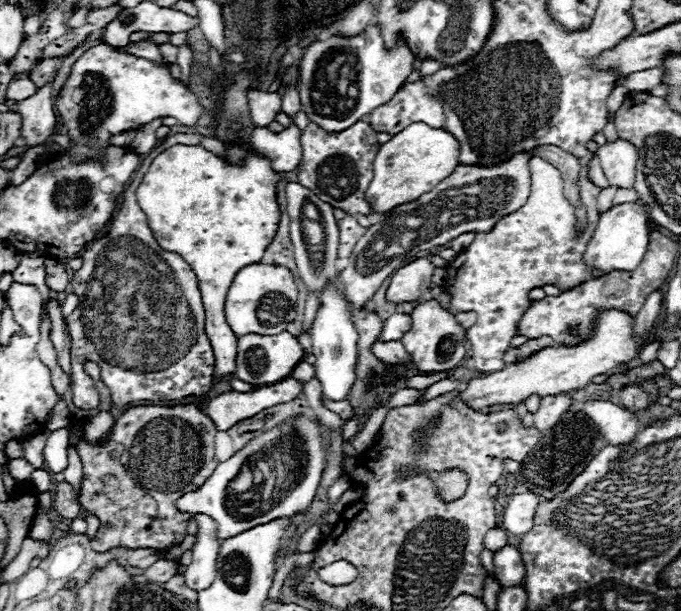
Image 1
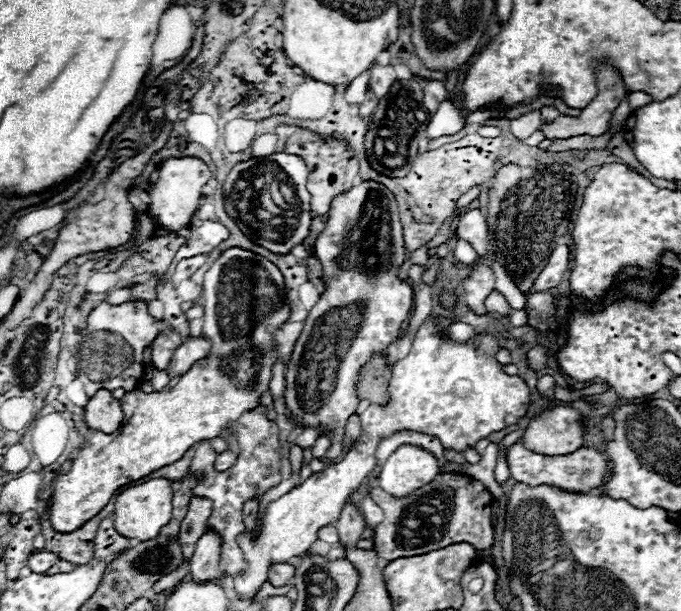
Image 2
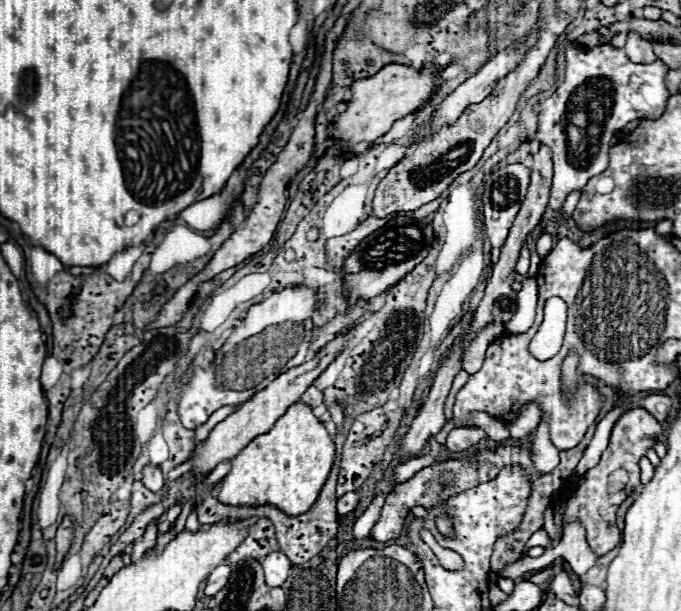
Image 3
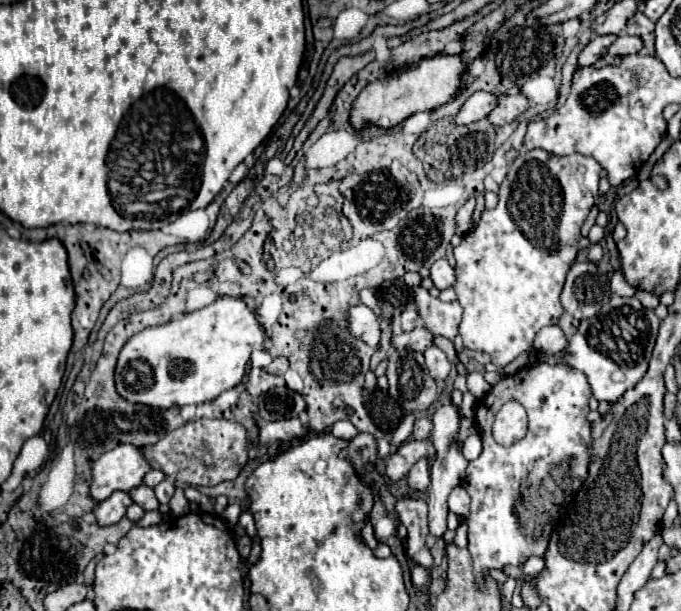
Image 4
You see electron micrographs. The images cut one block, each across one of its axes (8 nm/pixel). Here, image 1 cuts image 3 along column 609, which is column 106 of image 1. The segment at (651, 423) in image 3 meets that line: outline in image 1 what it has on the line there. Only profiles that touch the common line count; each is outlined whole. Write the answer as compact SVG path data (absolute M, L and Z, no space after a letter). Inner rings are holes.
M194 404L188 406L136 406L126 410L114 424L112 438L106 446L90 446L84 440L78 444L78 456L84 464L84 482L80 504L96 514L100 530L92 540L92 550L108 552L124 546L154 548L164 552L178 546L188 536L190 514L174 508L174 502L184 494L200 488L212 474L218 460L214 456L216 426ZM136 488L154 502L136 502Z

